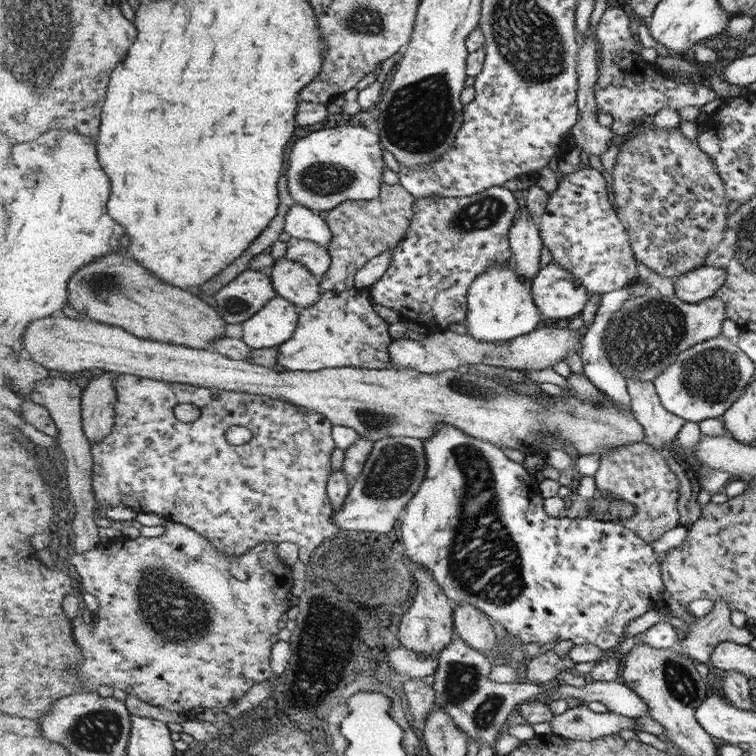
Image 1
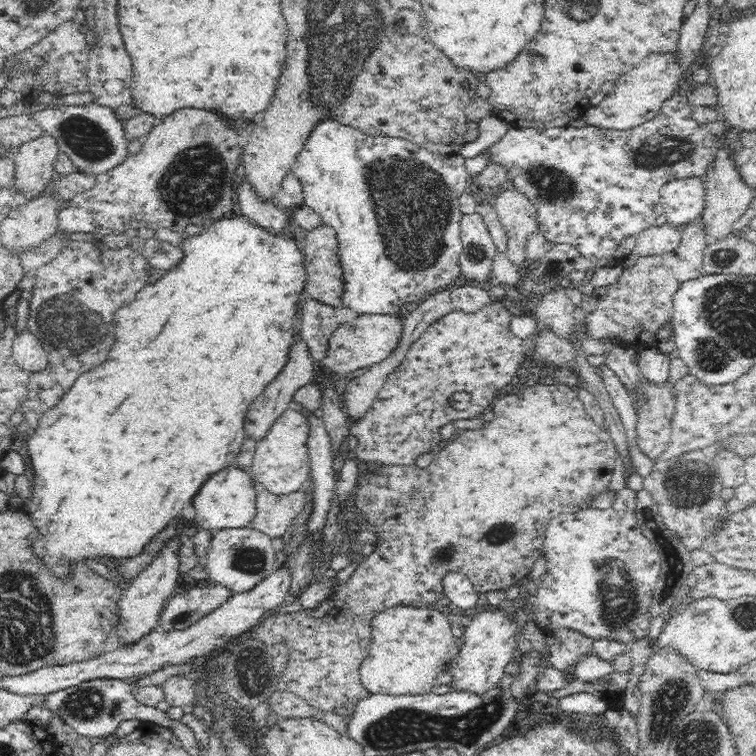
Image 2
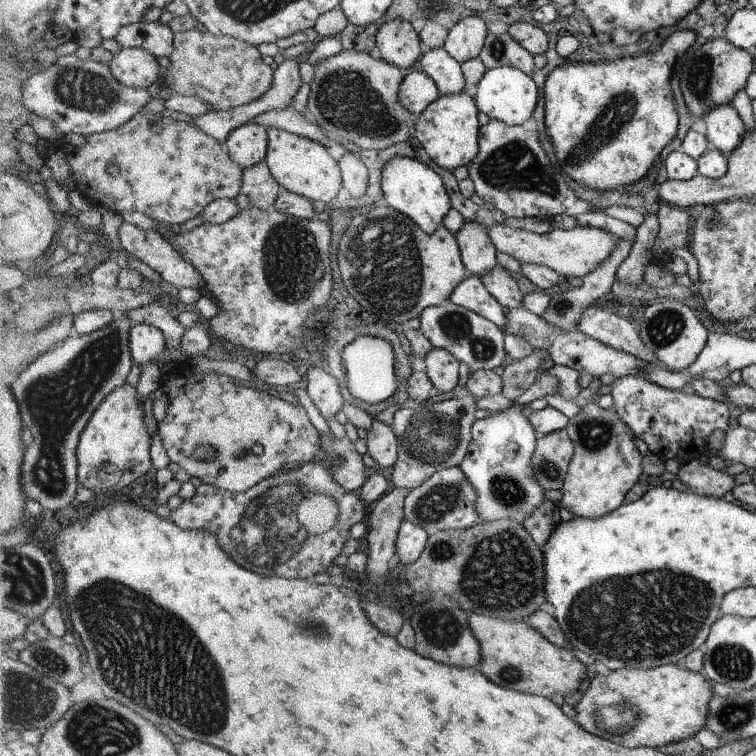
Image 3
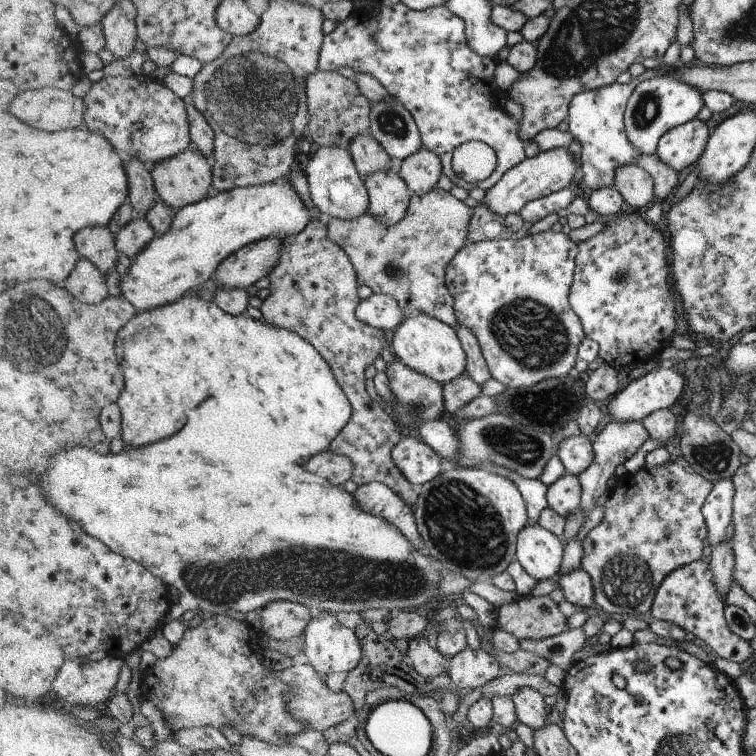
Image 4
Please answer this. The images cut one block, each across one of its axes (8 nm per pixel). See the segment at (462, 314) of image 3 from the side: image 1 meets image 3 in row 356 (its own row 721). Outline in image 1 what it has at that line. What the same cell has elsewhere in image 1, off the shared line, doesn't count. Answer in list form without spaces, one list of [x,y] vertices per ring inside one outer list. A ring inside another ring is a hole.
[[[456,632],[454,642],[444,648],[437,658],[439,665],[434,674],[433,689],[436,696],[433,708],[442,708],[457,722],[458,728],[480,746],[494,747],[502,730],[508,725],[508,718],[518,707],[529,701],[541,701],[542,695],[546,697],[546,688],[538,684],[526,681],[502,685],[490,680],[490,660],[478,649],[466,644]]]

